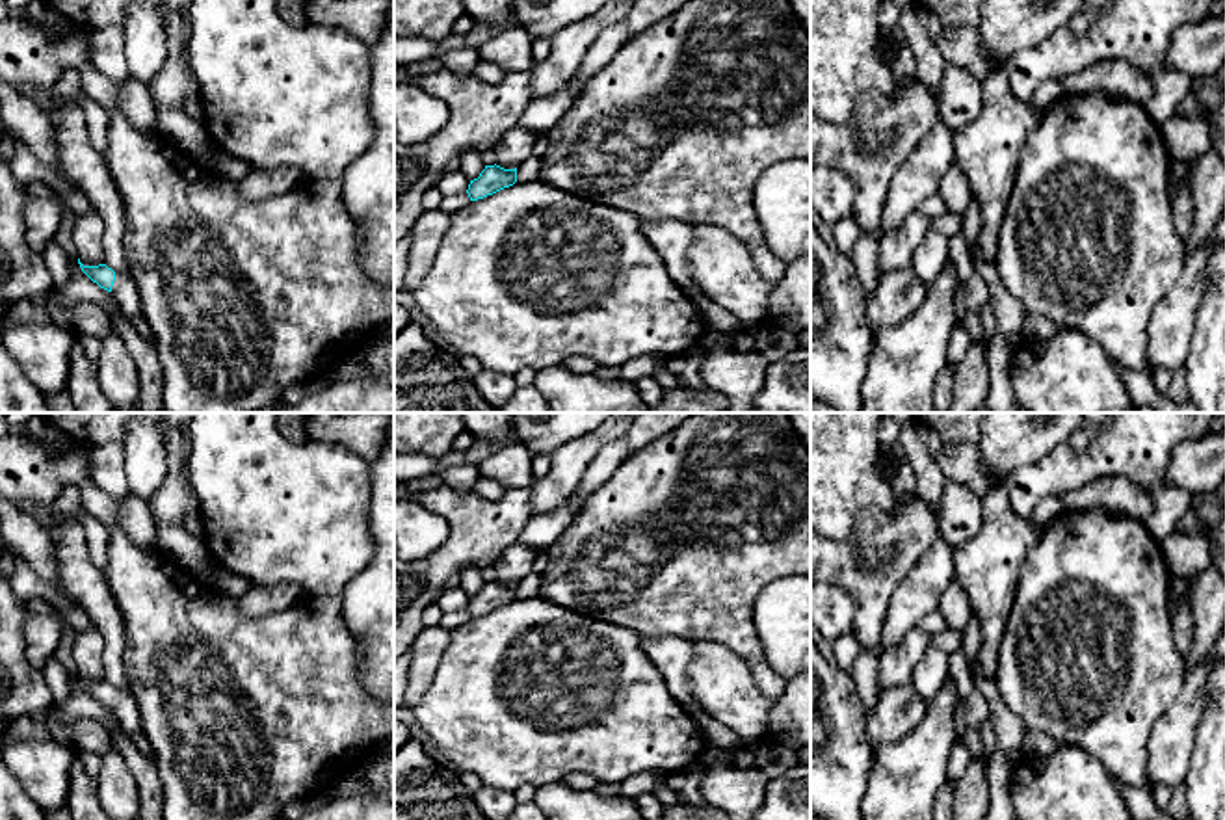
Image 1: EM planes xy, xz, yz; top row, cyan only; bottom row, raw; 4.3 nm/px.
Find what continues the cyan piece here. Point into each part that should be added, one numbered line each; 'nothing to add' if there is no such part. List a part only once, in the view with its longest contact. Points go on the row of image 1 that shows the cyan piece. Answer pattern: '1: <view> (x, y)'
1: xy (125, 290)

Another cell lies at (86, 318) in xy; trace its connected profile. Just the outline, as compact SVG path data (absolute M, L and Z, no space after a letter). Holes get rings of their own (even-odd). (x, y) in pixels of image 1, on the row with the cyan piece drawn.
M56 288L50 290L43 301L46 307L46 322L71 329L78 335L100 338L113 327L102 307L87 301L67 305Z

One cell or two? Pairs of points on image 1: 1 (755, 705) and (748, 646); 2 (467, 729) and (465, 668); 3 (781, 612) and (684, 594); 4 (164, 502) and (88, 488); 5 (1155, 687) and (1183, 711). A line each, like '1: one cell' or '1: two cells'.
1: two cells
2: one cell
3: two cells
4: two cells
5: two cells

